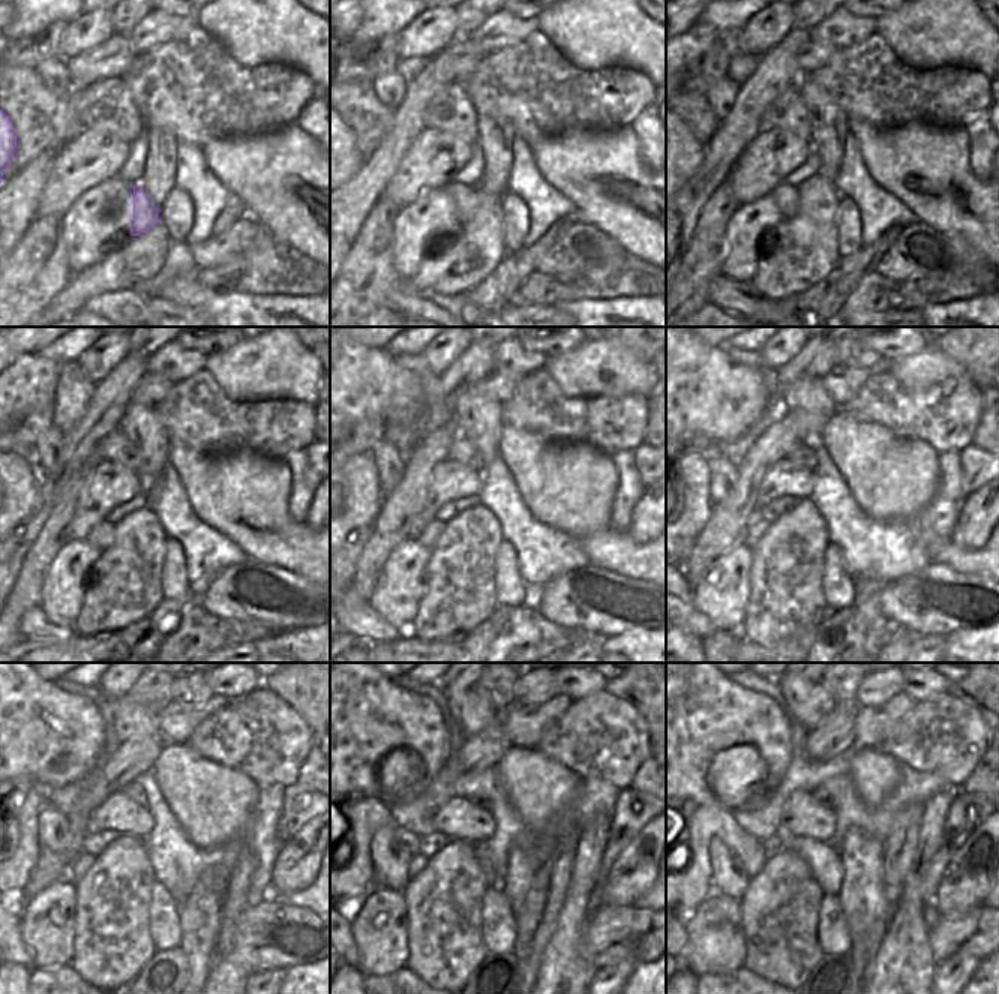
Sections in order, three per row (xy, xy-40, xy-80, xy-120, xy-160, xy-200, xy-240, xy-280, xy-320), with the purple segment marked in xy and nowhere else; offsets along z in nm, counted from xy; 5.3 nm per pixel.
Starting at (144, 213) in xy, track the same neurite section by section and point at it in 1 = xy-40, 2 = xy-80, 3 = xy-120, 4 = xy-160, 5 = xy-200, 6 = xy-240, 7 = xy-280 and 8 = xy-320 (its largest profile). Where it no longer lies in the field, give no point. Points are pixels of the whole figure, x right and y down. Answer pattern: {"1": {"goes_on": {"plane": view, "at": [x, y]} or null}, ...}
{"1": {"goes_on": {"plane": "xy-40", "at": [465, 198]}}, "2": {"goes_on": {"plane": "xy-80", "at": [786, 197]}}, "3": {"goes_on": {"plane": "xy-120", "at": [101, 537]}}, "4": {"goes_on": {"plane": "xy-160", "at": [428, 537]}}, "5": {"goes_on": {"plane": "xy-200", "at": [758, 526]}}, "6": {"goes_on": {"plane": "xy-240", "at": [83, 862]}}, "7": {"goes_on": {"plane": "xy-280", "at": [411, 841]}}, "8": {"goes_on": {"plane": "xy-320", "at": [702, 822]}}}

